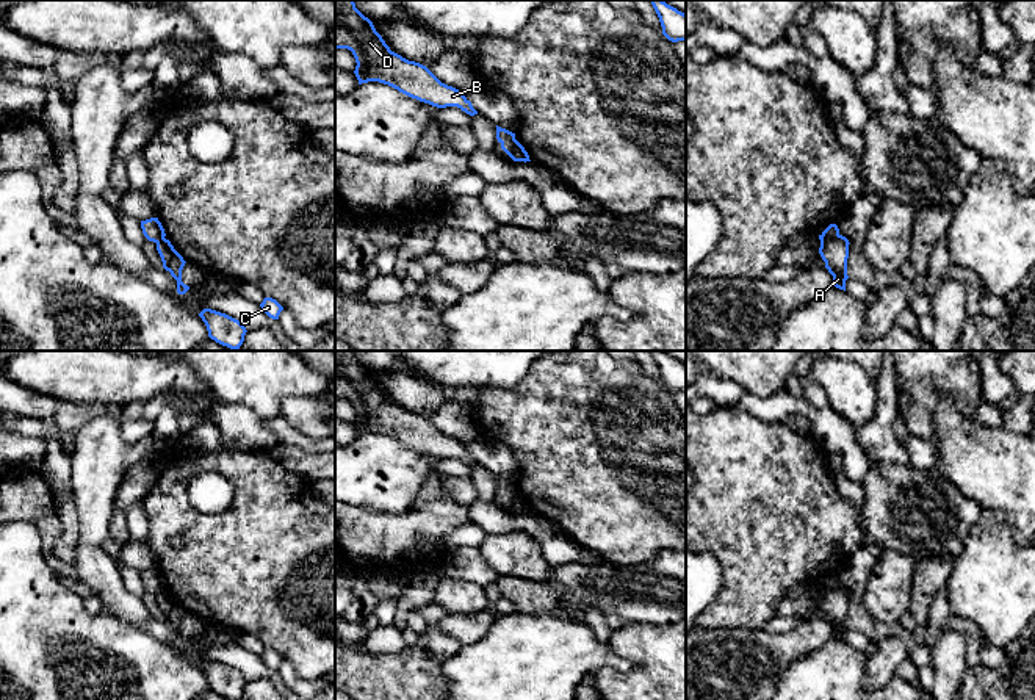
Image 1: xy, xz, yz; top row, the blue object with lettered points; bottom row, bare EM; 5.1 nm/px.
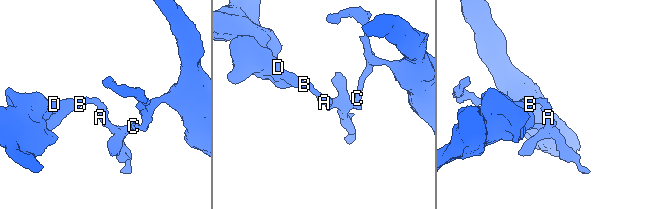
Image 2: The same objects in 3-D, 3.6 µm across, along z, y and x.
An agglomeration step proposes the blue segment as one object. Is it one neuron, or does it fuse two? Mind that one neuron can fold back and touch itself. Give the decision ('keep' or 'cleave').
cleave

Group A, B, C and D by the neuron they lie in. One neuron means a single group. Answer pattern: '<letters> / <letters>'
A C / B D

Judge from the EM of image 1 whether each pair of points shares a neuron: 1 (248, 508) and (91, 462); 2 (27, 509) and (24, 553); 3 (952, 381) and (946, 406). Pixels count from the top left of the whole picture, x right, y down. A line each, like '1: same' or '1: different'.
1: different
2: different
3: different

